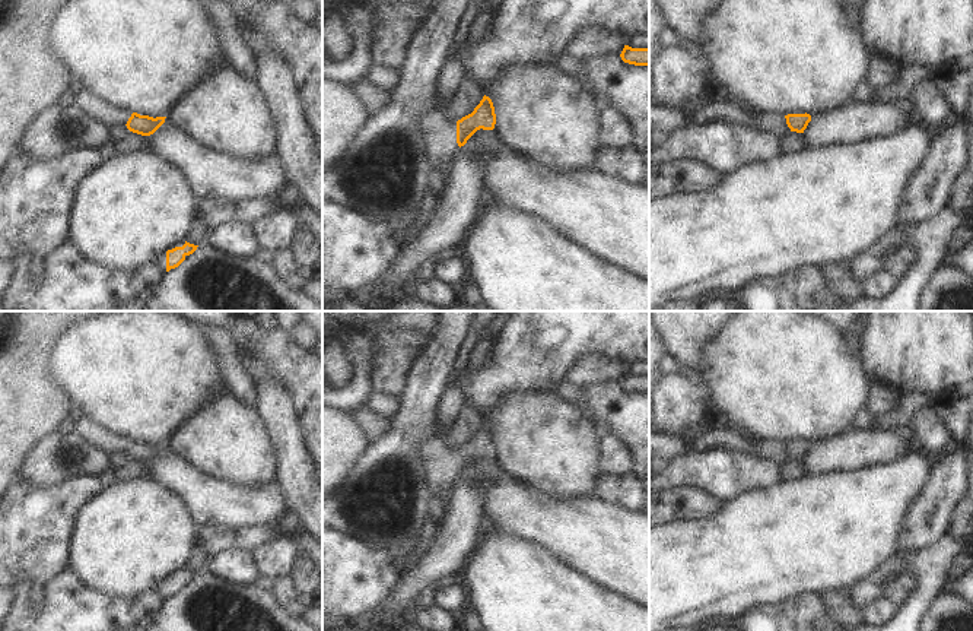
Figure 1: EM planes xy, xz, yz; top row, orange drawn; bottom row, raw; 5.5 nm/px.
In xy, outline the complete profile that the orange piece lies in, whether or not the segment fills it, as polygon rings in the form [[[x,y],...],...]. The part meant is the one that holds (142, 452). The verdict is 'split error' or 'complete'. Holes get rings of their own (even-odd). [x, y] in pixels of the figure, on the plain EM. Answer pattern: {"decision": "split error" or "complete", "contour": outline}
{"decision": "split error", "contour": [[[83,415],[76,422],[76,432],[83,435],[95,445],[109,451],[111,454],[115,451],[125,451],[130,459],[142,463],[153,462],[165,450],[166,445],[153,445],[149,443],[140,443],[131,437],[123,437],[115,431],[108,429],[89,415]]]}

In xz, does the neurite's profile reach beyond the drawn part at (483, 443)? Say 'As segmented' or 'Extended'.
Extended.

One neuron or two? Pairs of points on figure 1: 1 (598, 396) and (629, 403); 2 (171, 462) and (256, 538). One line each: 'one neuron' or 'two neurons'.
1: one neuron
2: two neurons

